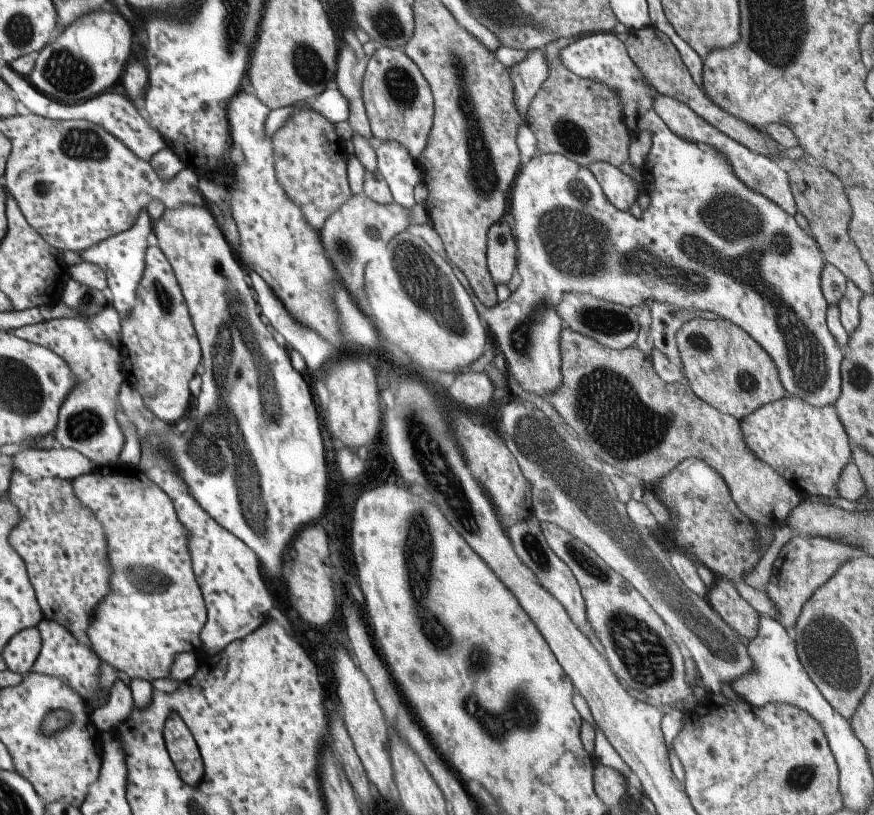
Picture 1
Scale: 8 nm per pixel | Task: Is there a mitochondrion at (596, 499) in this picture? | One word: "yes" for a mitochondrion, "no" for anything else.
yes

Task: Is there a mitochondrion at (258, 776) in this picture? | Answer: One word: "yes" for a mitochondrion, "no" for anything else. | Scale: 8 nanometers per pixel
no

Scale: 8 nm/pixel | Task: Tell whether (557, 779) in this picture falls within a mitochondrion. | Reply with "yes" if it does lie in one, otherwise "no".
no

